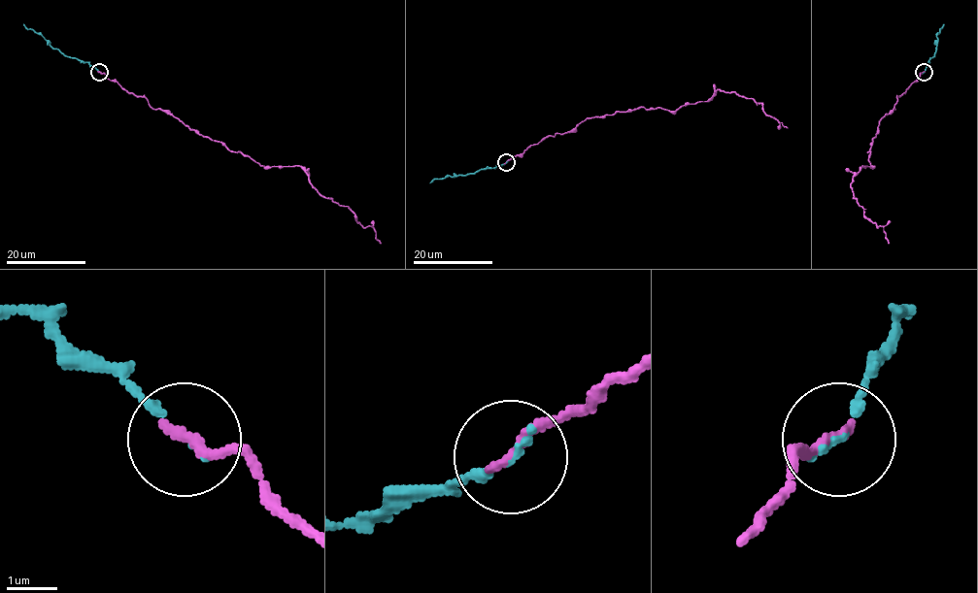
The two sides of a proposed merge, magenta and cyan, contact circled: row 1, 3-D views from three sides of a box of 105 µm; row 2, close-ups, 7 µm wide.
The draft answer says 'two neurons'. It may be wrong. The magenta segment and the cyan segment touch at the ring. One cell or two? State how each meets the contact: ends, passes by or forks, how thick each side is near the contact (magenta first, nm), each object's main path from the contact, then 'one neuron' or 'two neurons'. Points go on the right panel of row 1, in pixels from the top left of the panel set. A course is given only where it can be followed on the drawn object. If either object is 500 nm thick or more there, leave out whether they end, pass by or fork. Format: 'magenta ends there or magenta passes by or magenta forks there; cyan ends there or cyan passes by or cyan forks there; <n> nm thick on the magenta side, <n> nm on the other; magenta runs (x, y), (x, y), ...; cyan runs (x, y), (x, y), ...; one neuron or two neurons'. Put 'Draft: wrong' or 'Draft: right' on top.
Draft: wrong
magenta ends there; cyan ends there; 240 nm thick on the magenta side, 130 nm on the other; magenta runs (924, 72), (880, 120), (867, 152), (871, 167), (862, 165), (851, 184), (853, 198), (884, 228), (889, 243); cyan runs (924, 72), (934, 56), (936, 35), (944, 24); one neuron

